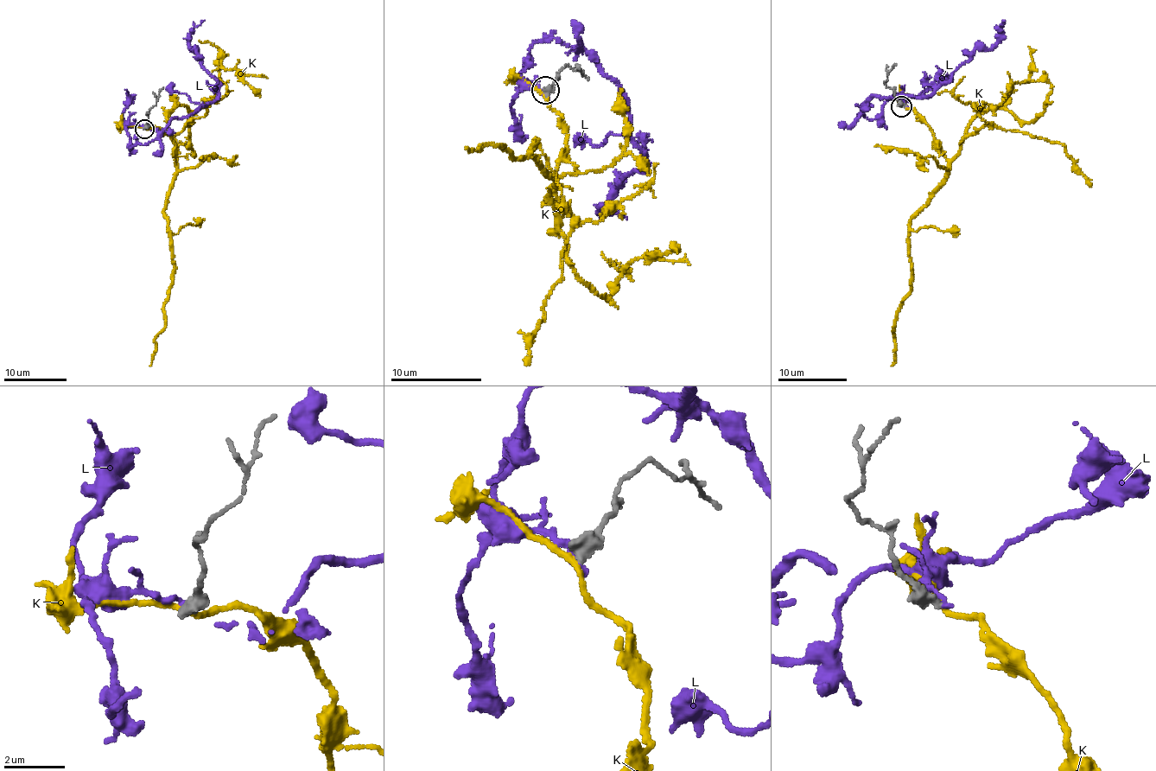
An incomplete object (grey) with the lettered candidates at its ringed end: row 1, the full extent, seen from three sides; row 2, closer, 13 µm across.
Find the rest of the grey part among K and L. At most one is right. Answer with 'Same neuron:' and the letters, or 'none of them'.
Same neuron: none of them

